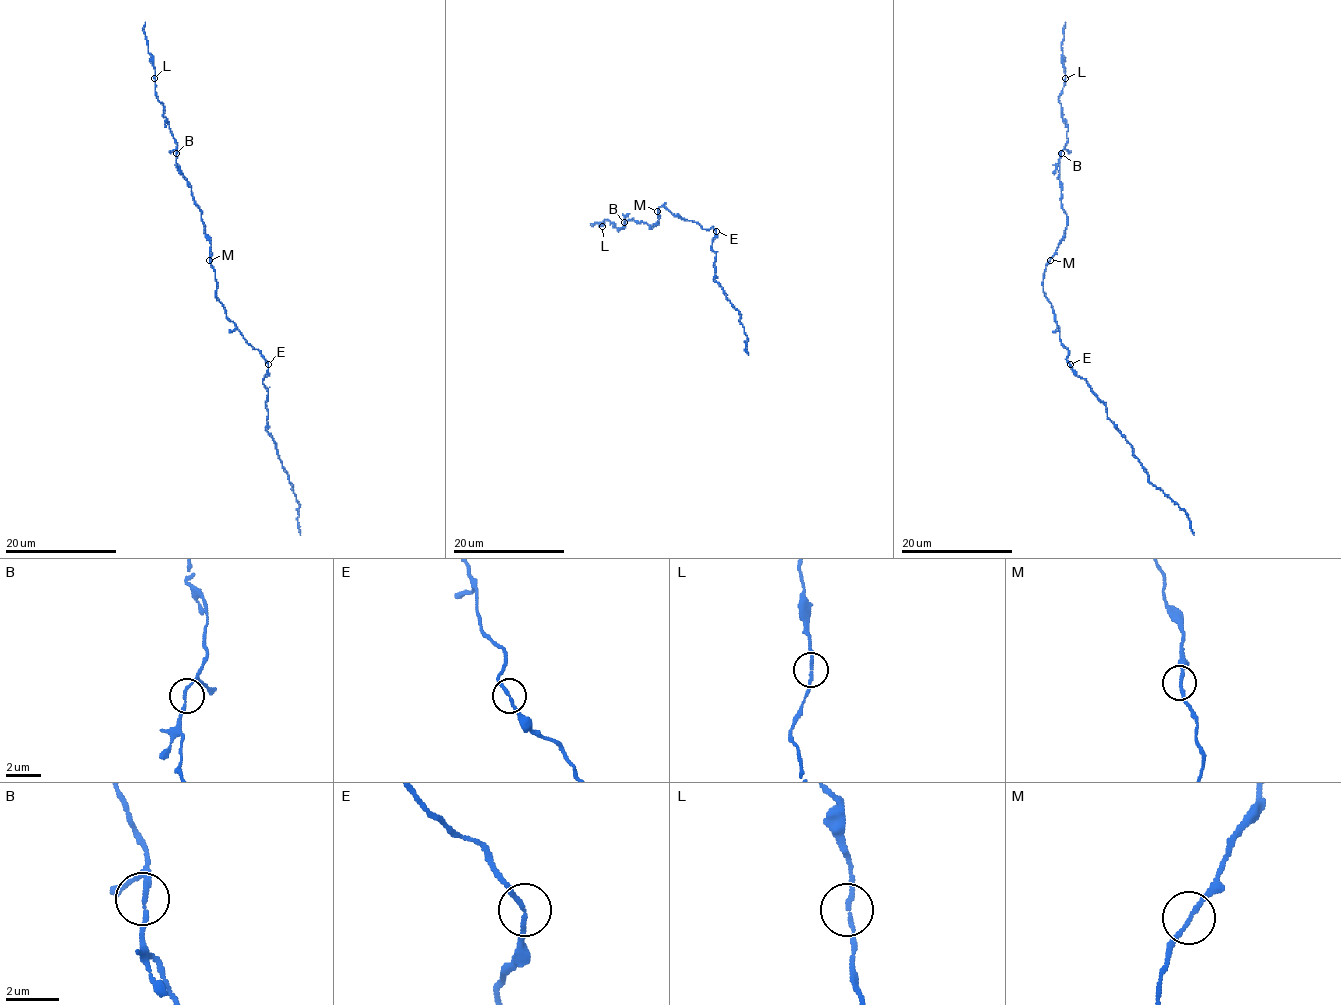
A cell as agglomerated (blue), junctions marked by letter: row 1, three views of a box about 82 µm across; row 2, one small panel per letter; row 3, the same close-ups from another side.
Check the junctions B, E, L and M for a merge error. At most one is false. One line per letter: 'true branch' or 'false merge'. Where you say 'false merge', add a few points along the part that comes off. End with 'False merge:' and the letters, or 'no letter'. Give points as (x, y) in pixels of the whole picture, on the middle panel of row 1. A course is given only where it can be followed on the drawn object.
B: true branch
E: true branch
L: true branch
M: true branch
False merge: no letter

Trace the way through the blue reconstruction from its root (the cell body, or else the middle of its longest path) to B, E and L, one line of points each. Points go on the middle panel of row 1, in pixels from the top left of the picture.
B: (668, 209), (664, 204), (659, 208), (659, 219), (652, 228), (643, 222), (624, 222)
E: (668, 209), (675, 216), (694, 221), (703, 229), (716, 230)
L: (668, 209), (664, 204), (659, 208), (652, 228), (624, 221), (625, 226), (618, 229), (606, 219), (601, 226)

